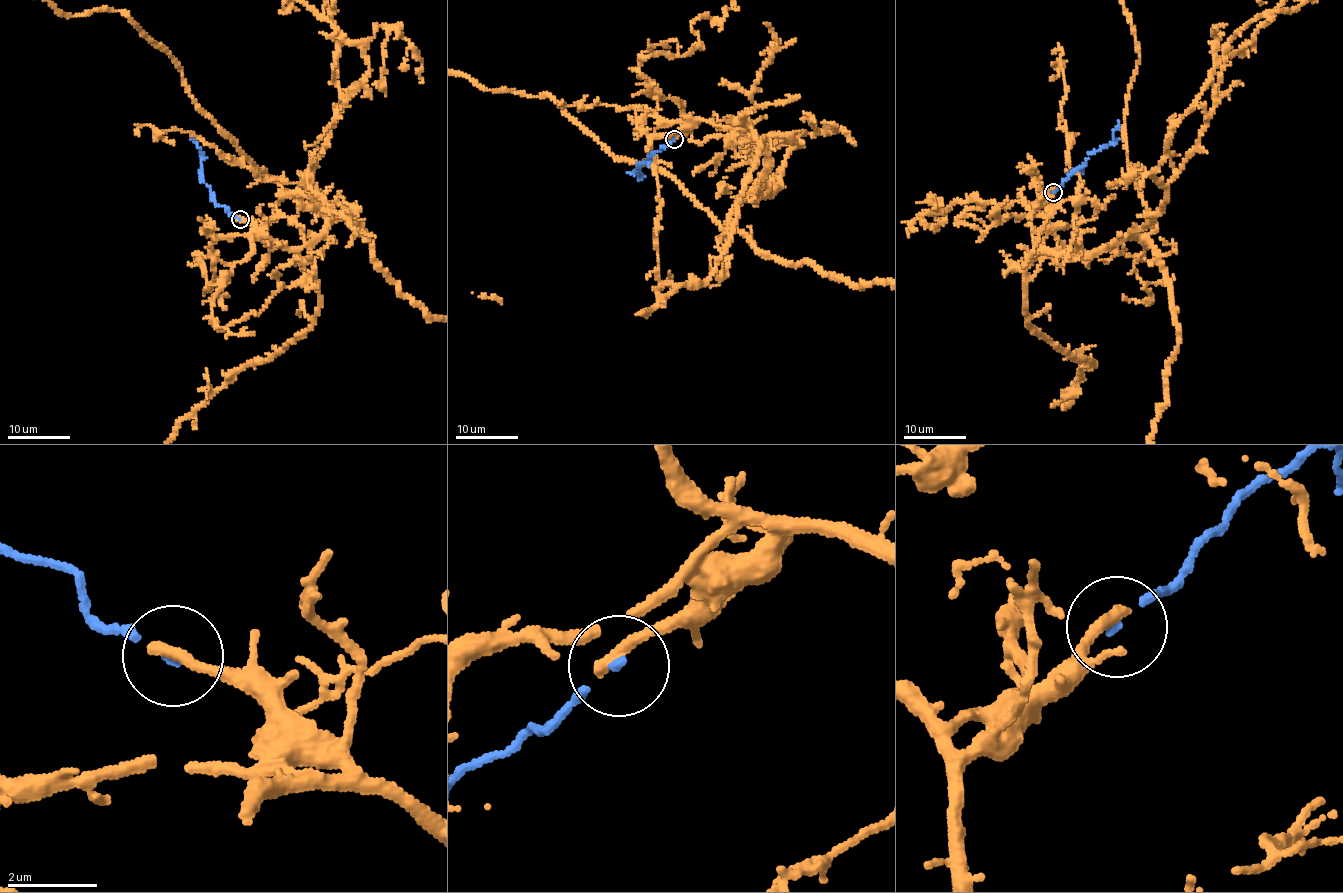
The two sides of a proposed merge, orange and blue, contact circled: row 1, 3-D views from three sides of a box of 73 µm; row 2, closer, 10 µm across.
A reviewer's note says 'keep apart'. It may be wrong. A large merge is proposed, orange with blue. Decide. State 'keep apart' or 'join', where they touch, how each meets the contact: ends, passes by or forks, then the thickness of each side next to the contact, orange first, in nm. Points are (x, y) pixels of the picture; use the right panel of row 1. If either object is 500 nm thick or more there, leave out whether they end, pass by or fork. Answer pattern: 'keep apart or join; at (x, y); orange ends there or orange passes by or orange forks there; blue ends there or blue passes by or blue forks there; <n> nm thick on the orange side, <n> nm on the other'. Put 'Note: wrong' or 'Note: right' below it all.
keep apart; at (1053, 192); orange ends there; blue ends there; 320 nm thick on the orange side, 130 nm on the other
Note: right

